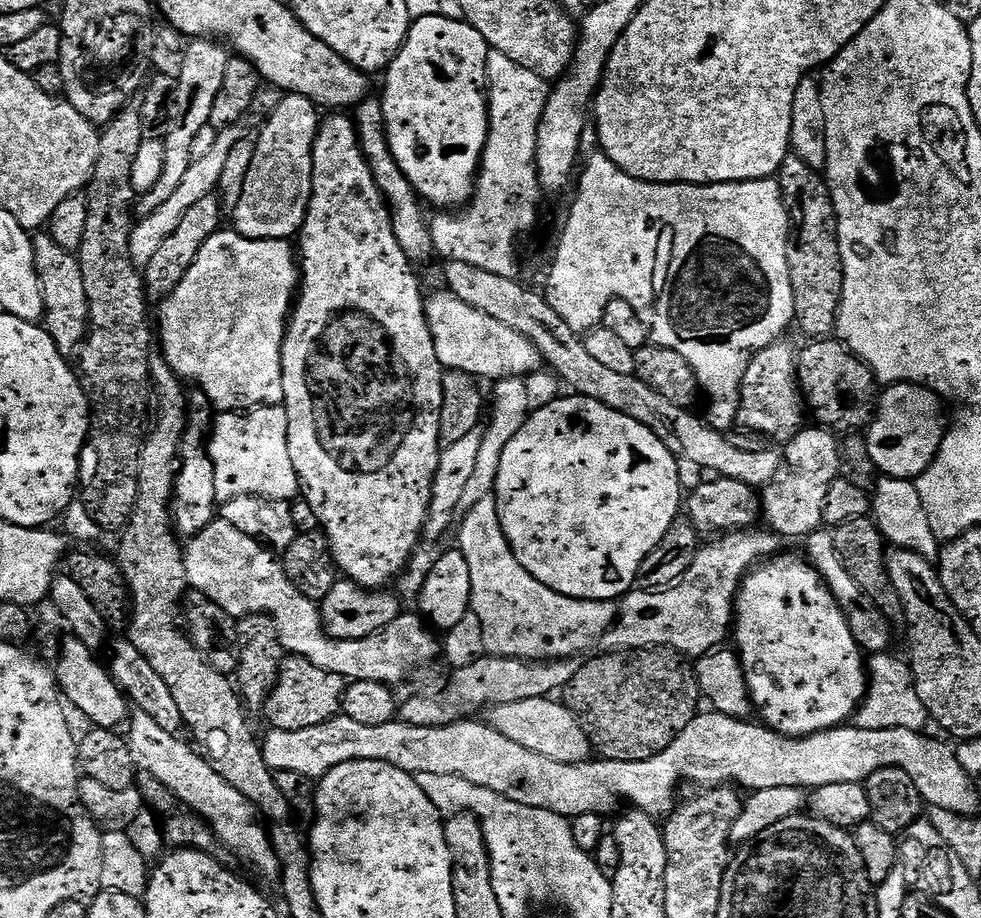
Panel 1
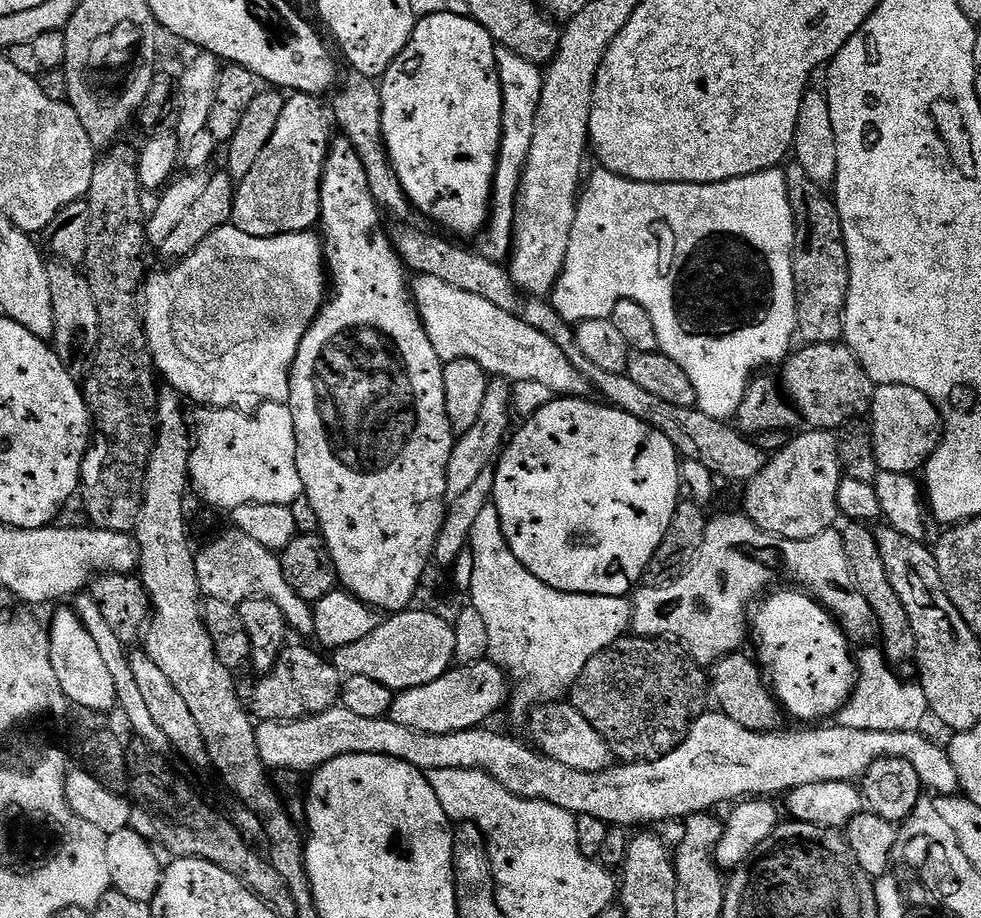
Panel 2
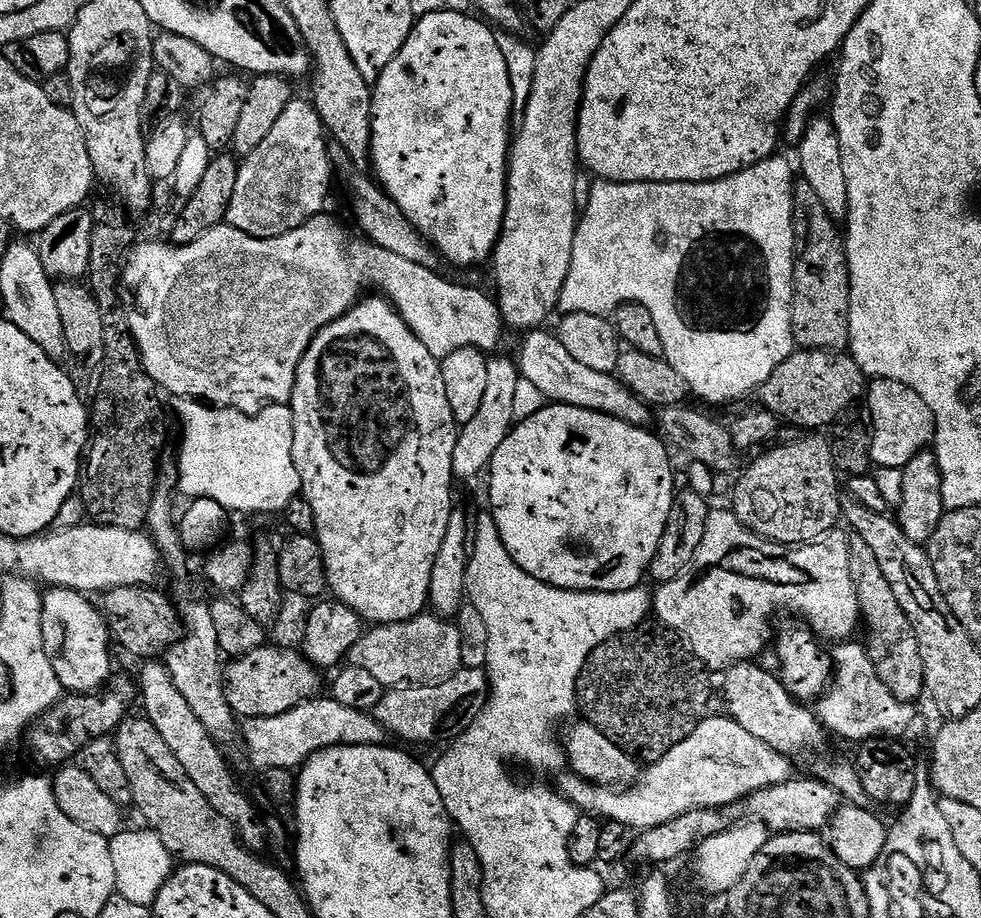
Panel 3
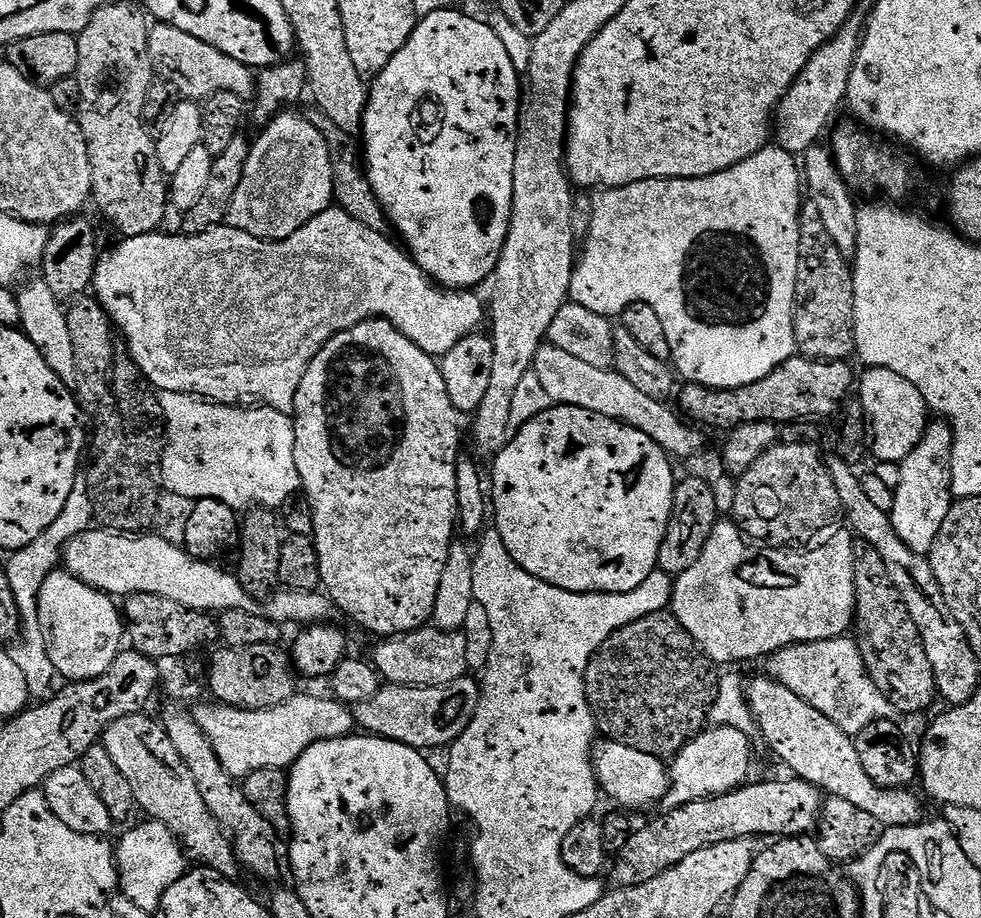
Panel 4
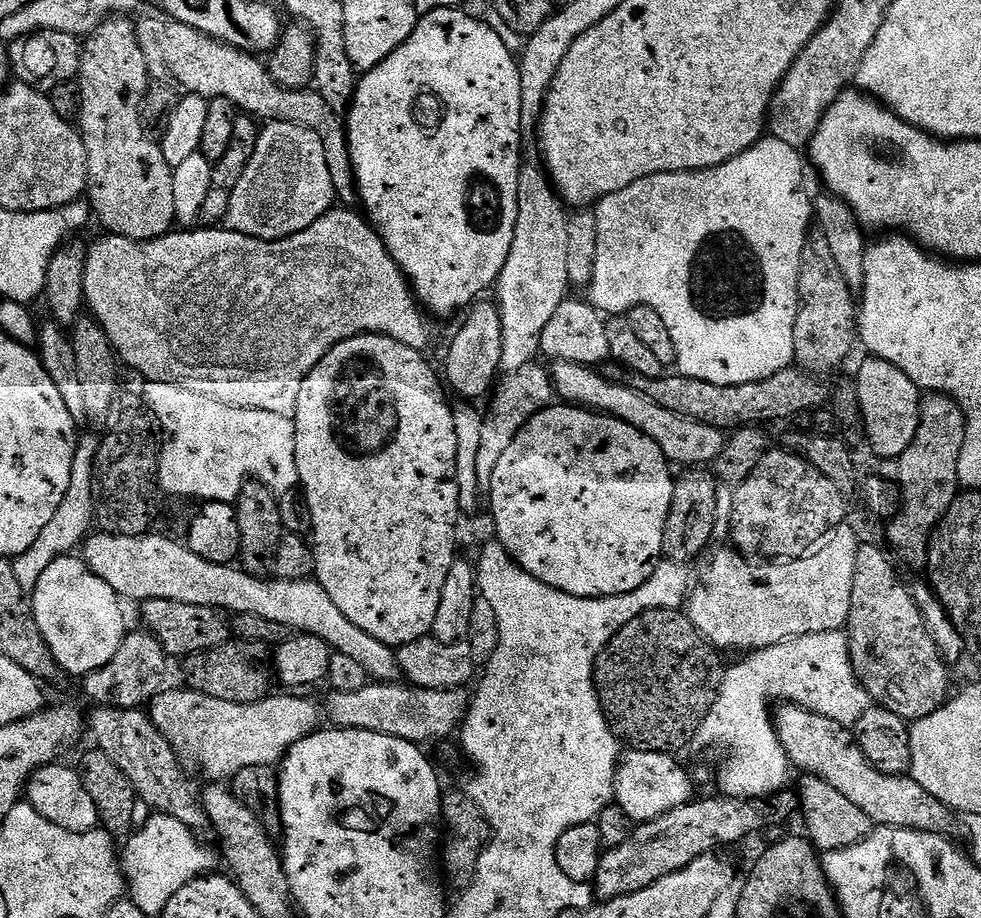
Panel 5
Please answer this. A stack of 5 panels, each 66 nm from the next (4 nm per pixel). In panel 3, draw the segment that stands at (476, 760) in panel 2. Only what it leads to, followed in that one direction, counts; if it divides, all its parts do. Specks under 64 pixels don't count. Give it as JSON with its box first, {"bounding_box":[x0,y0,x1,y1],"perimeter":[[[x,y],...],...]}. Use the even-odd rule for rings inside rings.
{"bounding_box":[244,698,793,830],"perimeter":[[[313,698],[305,700],[294,710],[286,710],[286,714],[278,714],[274,718],[254,718],[244,720],[244,748],[248,751],[248,760],[257,770],[266,768],[299,769],[314,755],[334,746],[374,746],[384,744],[386,733],[375,715],[358,710],[350,710],[350,706],[342,706],[342,702],[331,698]],[[712,714],[696,727],[690,738],[678,742],[670,754],[649,763],[635,782],[619,788],[591,784],[580,776],[567,774],[559,777],[558,791],[581,813],[604,822],[620,822],[631,830],[643,830],[674,822],[674,818],[694,810],[739,805],[758,790],[793,779],[791,762],[787,755],[742,730],[731,716]]]}

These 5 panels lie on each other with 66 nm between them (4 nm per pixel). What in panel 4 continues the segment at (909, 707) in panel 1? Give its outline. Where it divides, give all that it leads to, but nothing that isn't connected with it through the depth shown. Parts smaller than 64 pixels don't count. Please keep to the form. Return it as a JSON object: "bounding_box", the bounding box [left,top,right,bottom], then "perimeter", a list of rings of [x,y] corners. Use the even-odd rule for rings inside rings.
{"bounding_box":[767,634,893,738],"perimeter":[[[845,634],[809,644],[792,644],[773,654],[767,664],[767,675],[782,686],[794,690],[794,694],[810,702],[814,710],[822,710],[822,714],[826,714],[826,718],[830,718],[834,726],[838,726],[853,738],[866,730],[870,722],[893,719],[893,706],[884,697],[882,690],[874,686],[862,654],[851,635]]]}

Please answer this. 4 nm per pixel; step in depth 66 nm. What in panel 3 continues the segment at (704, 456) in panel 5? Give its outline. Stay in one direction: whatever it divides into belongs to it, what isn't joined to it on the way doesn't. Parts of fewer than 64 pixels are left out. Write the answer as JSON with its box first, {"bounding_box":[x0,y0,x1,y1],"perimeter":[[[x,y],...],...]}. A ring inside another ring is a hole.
{"bounding_box":[518,330,653,428],"perimeter":[[[532,330],[525,335],[528,337],[520,344],[518,363],[521,377],[534,382],[548,402],[578,406],[582,410],[594,410],[639,428],[651,425],[651,420],[653,423],[653,409],[639,400],[613,373],[590,370],[590,366],[577,362],[566,351],[566,346],[562,346],[559,335],[552,333],[551,336],[544,331]]]}

